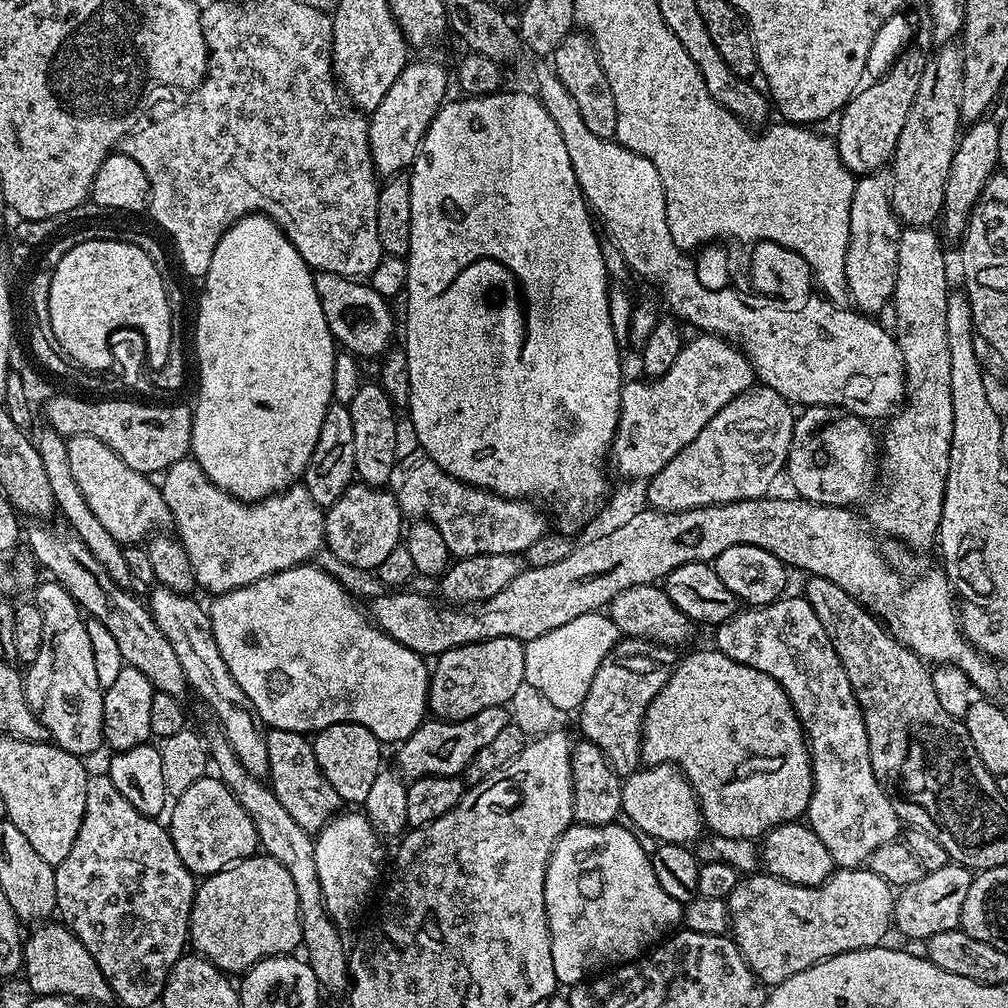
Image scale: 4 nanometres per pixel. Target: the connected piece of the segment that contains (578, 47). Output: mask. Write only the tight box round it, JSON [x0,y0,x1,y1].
[550,30,618,140]

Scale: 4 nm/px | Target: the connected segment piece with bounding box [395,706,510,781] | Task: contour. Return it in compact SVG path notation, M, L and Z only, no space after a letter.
M507 707L487 708L478 710L465 720L425 719L424 723L410 734L410 738L399 741L396 752L396 764L401 776L409 781L423 776L460 776L468 767L468 763L482 750L482 746L489 744L500 731L502 726L510 723L510 712Z

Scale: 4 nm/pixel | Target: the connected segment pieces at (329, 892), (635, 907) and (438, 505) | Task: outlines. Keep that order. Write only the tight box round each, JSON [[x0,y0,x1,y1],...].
[[314,810,384,926],[544,822,684,985],[395,458,545,557]]

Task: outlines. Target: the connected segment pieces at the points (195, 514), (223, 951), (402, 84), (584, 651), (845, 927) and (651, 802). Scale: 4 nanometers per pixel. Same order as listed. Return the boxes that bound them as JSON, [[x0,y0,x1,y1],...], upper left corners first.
[[159,458,325,594],[188,854,302,974],[368,59,450,178],[524,611,621,710],[726,866,894,986],[621,765,703,845]]

